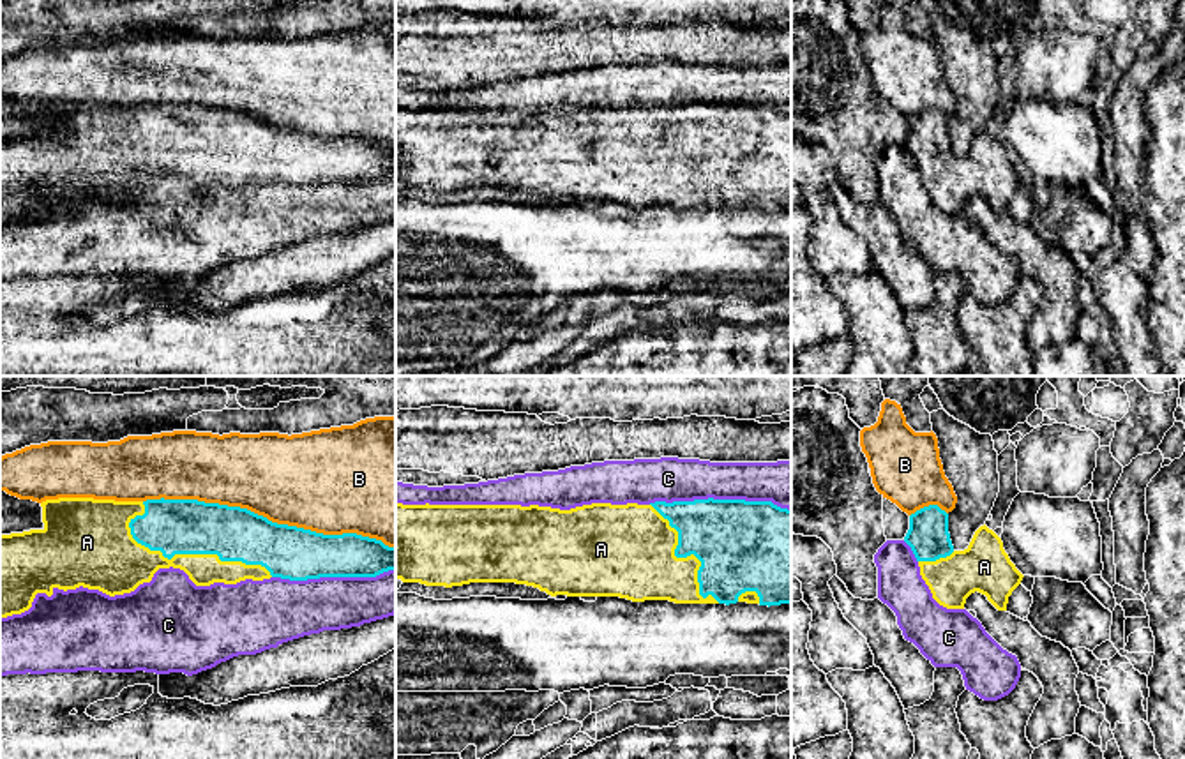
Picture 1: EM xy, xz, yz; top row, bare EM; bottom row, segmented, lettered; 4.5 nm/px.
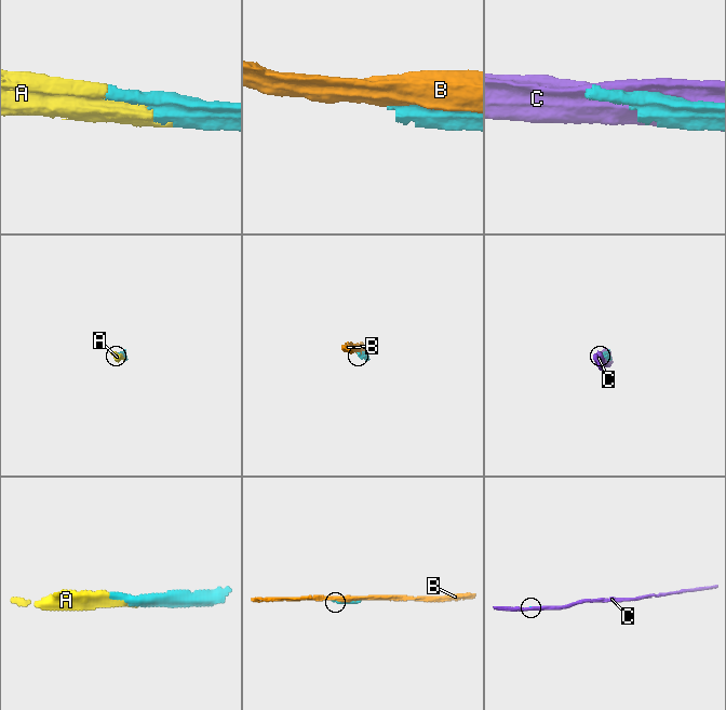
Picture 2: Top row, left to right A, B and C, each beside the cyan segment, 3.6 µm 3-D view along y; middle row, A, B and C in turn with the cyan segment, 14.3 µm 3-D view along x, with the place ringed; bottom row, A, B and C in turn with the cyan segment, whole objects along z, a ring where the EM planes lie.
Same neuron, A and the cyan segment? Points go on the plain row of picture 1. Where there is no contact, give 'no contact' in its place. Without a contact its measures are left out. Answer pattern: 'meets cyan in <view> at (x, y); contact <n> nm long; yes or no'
meets cyan in xy at (196, 157); contact 700 nm long; yes

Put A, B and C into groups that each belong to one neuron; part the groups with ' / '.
A / B / C

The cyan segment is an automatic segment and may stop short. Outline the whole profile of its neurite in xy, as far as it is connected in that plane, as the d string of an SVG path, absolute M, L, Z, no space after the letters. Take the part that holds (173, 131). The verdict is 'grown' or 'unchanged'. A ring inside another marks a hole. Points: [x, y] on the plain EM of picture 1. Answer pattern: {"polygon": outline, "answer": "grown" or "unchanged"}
{"polygon": "M94 102L46 104L42 134L0 139L0 222L32 212L37 198L79 191L109 201L150 187L159 173L180 173L196 191L245 184L376 182L396 175L396 152L357 138L323 139L277 129L247 113L198 104L115 106Z", "answer": "grown"}

